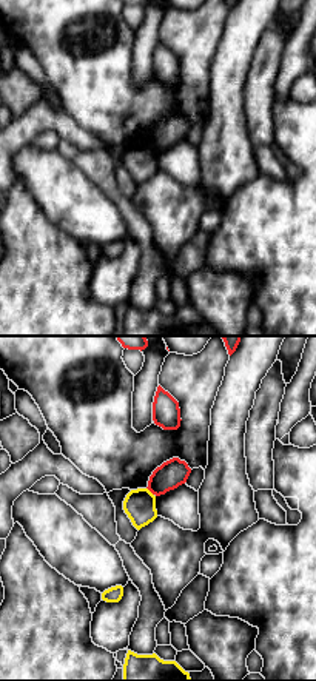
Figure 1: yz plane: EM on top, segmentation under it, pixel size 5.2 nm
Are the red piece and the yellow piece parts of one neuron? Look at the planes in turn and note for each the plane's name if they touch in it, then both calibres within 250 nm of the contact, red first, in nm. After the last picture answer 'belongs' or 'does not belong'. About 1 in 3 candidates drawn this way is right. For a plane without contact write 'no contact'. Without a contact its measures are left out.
yz | 150/160 nm

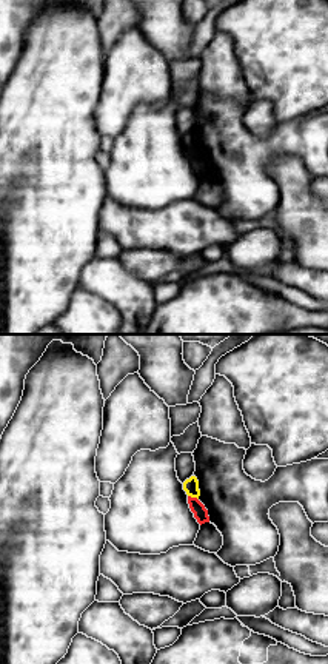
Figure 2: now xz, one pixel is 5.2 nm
xz | 80/80 nm

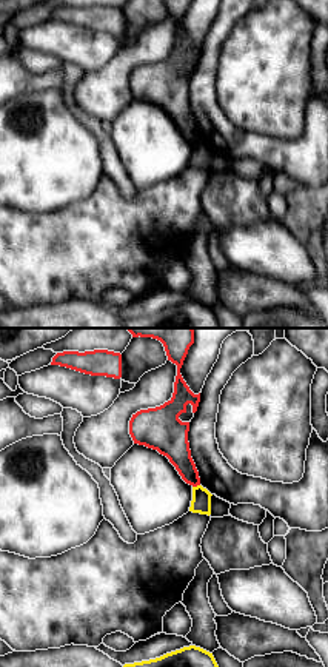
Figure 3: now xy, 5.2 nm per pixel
xy | 150/100 nm

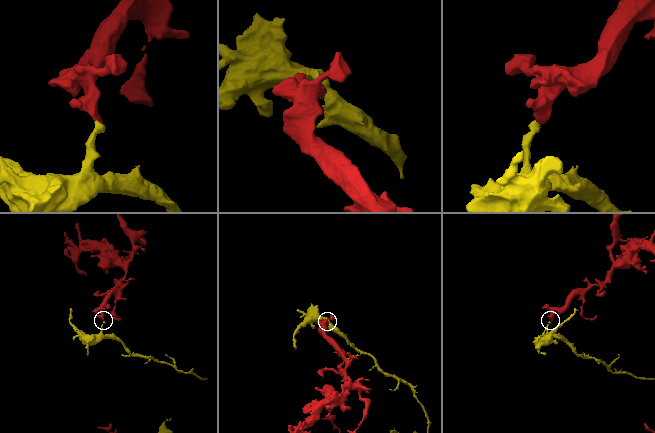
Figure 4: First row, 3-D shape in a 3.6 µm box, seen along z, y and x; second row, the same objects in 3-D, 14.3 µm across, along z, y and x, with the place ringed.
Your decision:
does not belong

